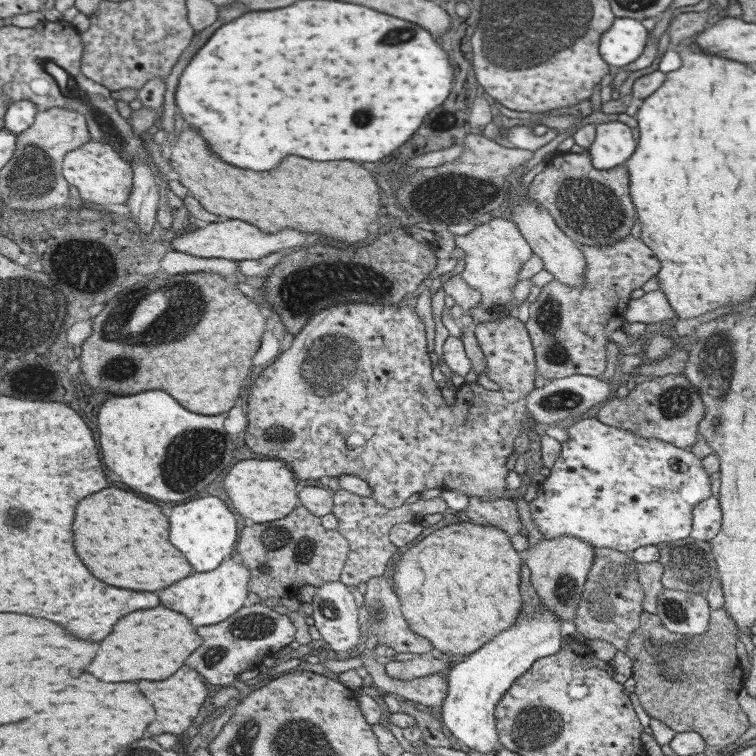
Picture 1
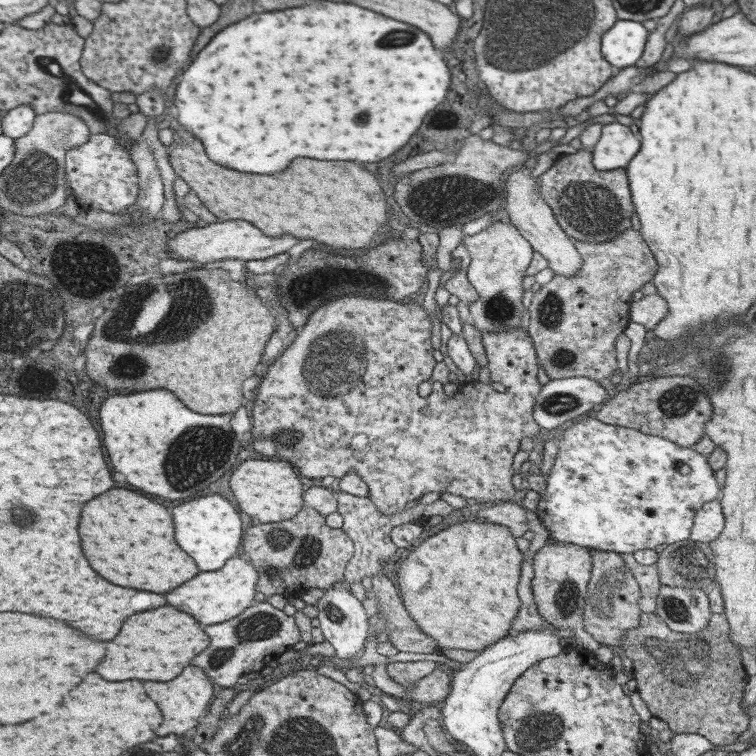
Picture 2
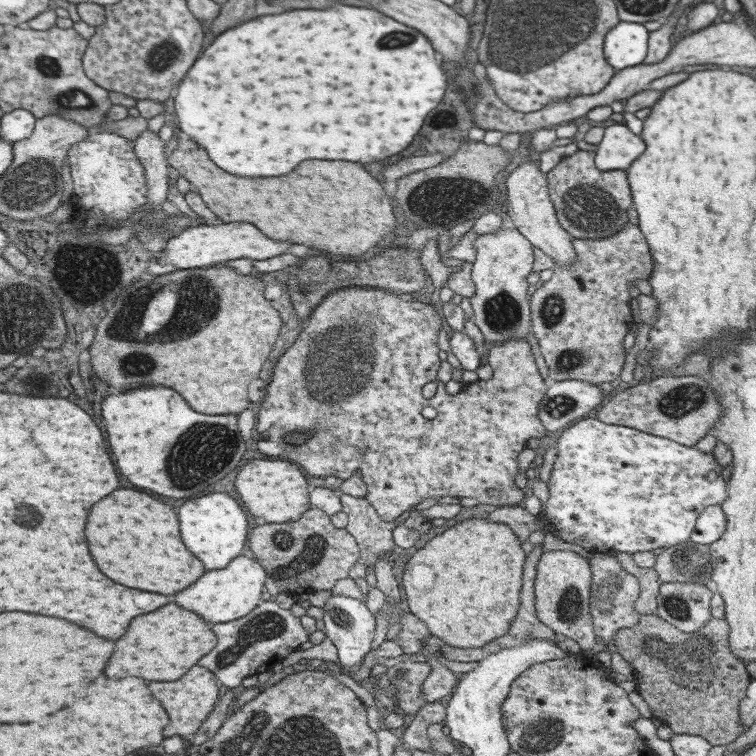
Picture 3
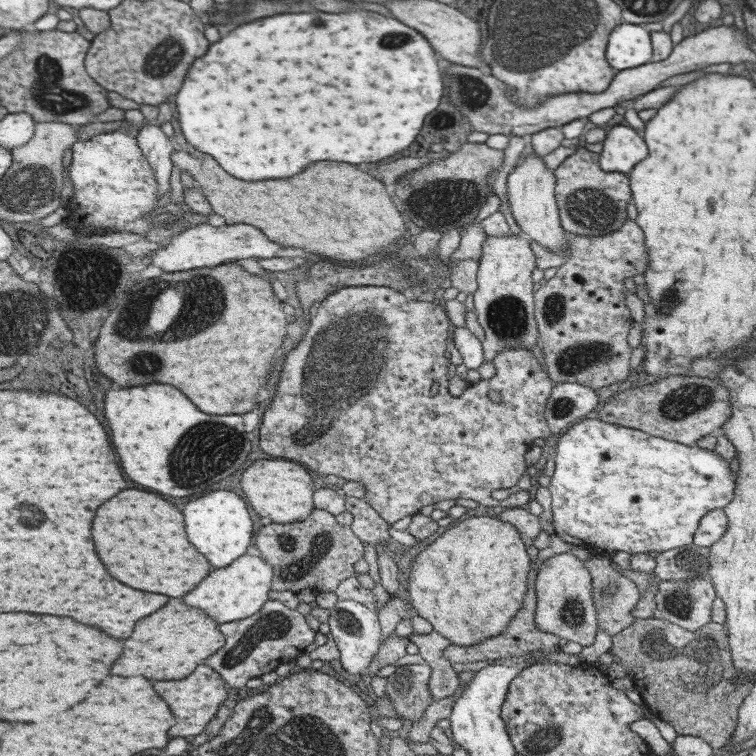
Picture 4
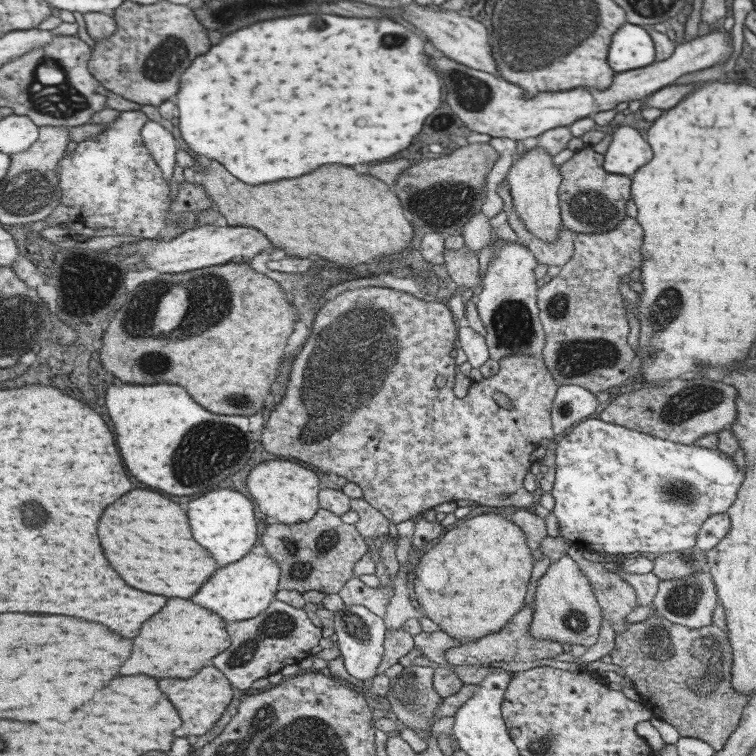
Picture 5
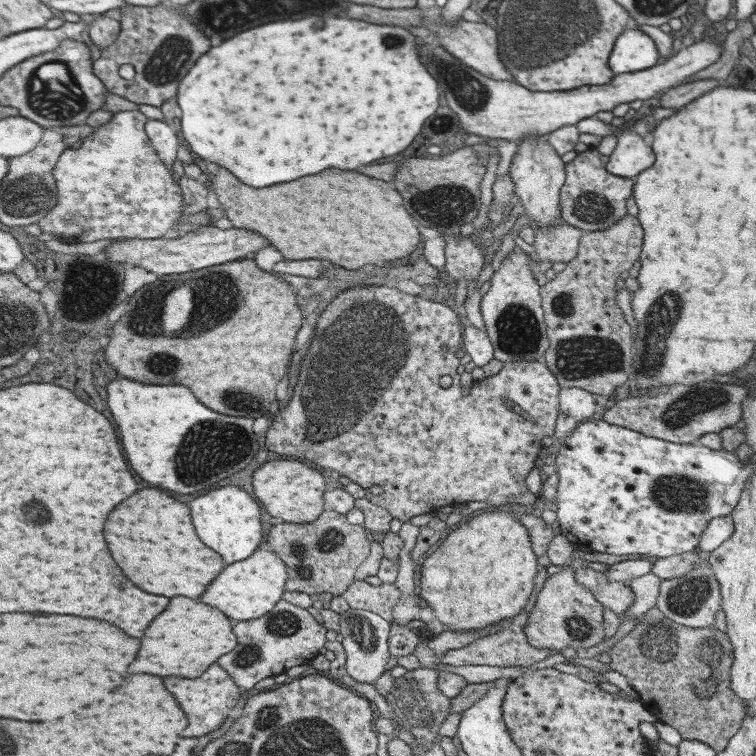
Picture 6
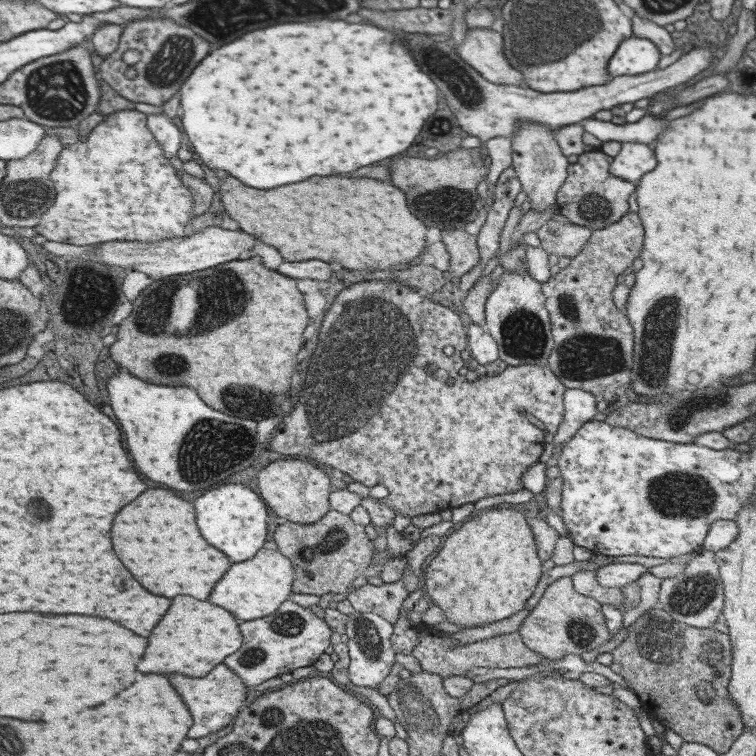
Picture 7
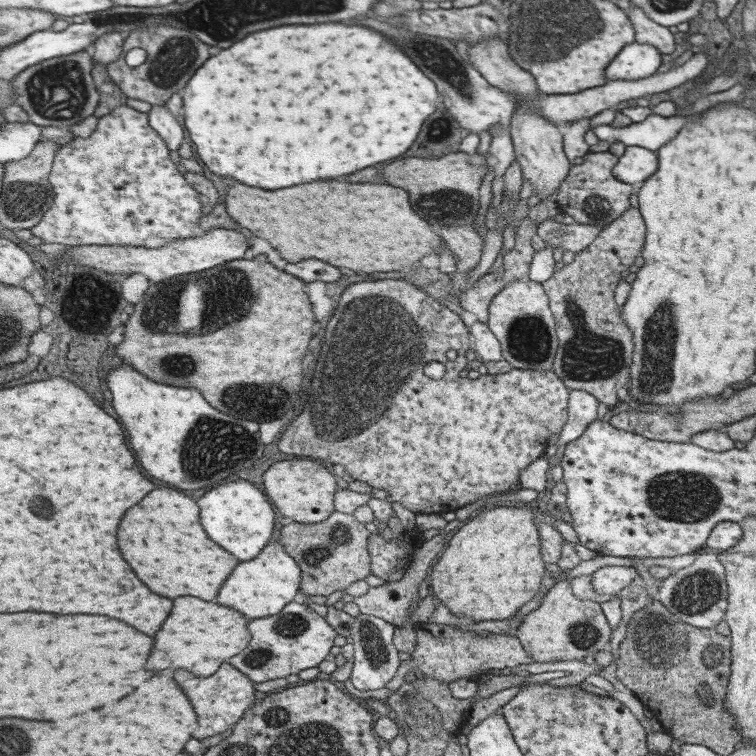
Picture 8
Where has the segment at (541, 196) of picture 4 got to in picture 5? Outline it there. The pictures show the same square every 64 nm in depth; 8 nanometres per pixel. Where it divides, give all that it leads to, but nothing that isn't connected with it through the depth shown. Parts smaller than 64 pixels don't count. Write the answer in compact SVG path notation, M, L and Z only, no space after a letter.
M533 147L513 159L506 174L507 188L513 211L525 226L525 230L543 242L554 242L564 226L560 218L559 168L551 164L551 154Z

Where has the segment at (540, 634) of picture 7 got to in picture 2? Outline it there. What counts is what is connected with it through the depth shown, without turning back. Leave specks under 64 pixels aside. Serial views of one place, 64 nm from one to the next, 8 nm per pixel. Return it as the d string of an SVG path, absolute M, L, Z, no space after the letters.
M569 542L545 543L531 558L531 569L533 569L531 591L537 612L544 622L559 629L569 627L576 644L584 650L594 652L598 650L597 642L587 632L585 634L581 632L583 630L581 610L583 603L587 602L585 586L591 566L591 556L585 546Z

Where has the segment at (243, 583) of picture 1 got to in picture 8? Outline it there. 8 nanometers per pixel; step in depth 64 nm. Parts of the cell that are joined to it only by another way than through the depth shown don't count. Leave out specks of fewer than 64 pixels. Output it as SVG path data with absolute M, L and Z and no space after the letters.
M276 541L249 562L237 564L233 568L233 576L229 576L229 584L221 588L221 604L229 608L237 608L241 616L248 620L256 618L274 618L293 602L294 596L300 590L302 573L294 557L288 555Z

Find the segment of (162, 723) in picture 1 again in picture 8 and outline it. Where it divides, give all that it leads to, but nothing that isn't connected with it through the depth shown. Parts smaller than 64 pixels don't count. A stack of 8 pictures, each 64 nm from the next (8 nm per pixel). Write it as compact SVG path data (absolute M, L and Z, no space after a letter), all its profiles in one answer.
M228 662L221 664L221 672L217 672L215 676L195 678L191 672L177 670L175 672L175 680L177 680L177 684L181 684L181 688L185 688L185 692L189 692L189 700L193 700L193 708L197 708L197 716L201 716L201 728L197 728L197 738L213 736L229 729L233 722L237 723L239 716L246 714L247 706L253 702L253 682L239 669L233 668Z

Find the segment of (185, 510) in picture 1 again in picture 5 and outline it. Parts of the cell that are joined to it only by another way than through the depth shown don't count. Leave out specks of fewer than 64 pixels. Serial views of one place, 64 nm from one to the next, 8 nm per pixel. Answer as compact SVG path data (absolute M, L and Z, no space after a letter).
M227 488L195 498L189 504L189 524L193 524L193 536L197 536L197 544L201 544L201 548L209 548L209 552L213 552L213 560L217 560L221 567L243 559L257 538L251 502L239 492Z

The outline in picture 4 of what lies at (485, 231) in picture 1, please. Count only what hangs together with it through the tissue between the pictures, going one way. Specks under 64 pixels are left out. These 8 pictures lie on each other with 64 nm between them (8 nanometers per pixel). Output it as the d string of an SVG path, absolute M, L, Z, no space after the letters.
M523 234L508 236L488 236L481 243L475 280L477 288L472 295L472 308L479 327L483 330L483 358L493 361L497 351L525 347L529 350L539 345L540 332L533 312L531 291L533 281L531 272L535 268L535 260L529 241Z

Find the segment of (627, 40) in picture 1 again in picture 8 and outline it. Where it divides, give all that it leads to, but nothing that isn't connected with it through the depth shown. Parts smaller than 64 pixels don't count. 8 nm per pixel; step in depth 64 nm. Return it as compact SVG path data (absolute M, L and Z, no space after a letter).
M631 43L613 64L609 64L608 81L644 79L653 75L659 62L659 52L652 45Z

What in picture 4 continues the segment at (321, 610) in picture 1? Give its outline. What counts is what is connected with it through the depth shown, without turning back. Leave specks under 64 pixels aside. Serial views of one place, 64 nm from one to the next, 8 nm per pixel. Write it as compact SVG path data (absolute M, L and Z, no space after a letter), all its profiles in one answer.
M337 599L328 611L327 626L329 626L329 634L333 637L339 650L337 660L340 661L341 667L349 674L367 674L365 669L381 644L380 626L376 612L358 602L341 599Z

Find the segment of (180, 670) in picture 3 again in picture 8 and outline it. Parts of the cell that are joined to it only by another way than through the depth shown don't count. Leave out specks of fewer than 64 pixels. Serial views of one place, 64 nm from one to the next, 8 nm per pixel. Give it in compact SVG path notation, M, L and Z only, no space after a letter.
M181 596L175 600L173 616L165 620L165 628L157 632L155 640L157 648L153 648L153 658L149 658L149 670L181 668L195 676L209 676L231 656L245 651L251 643L252 634L249 633L248 619L235 610L197 600L193 596Z

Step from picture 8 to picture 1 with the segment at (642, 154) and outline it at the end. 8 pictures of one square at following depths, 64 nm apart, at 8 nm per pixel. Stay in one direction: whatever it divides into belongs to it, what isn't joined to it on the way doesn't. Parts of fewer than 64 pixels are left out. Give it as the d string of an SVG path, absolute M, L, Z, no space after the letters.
M616 121L596 124L595 139L586 149L592 155L593 168L607 170L631 158L633 148L635 140L631 130Z

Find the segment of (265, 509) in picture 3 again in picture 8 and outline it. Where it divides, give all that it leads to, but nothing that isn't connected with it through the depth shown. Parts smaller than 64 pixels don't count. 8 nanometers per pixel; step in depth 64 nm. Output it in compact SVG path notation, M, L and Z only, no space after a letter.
M281 460L271 464L263 476L263 488L273 500L273 508L288 521L300 524L323 523L335 510L335 478L321 464L313 460Z

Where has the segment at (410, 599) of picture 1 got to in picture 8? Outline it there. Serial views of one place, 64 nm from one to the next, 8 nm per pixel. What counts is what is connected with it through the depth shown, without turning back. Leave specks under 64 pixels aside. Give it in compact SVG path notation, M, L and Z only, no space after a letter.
M518 504L518 506L505 507L500 505L493 505L491 507L486 507L485 509L480 509L478 512L471 516L471 519L467 524L463 524L453 536L447 542L447 546L444 546L444 550L437 556L437 561L431 564L431 573L429 574L429 592L433 598L435 598L437 604L443 604L453 616L457 618L469 618L473 622L483 622L483 620L505 620L509 616L513 616L527 600L531 600L539 588L539 580L543 576L543 562L540 558L540 538L539 530L537 530L537 524L534 524L535 517L535 505L530 504Z

